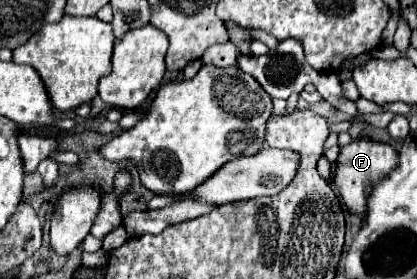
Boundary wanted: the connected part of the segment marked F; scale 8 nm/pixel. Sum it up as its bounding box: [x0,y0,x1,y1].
[334,140,398,216]

